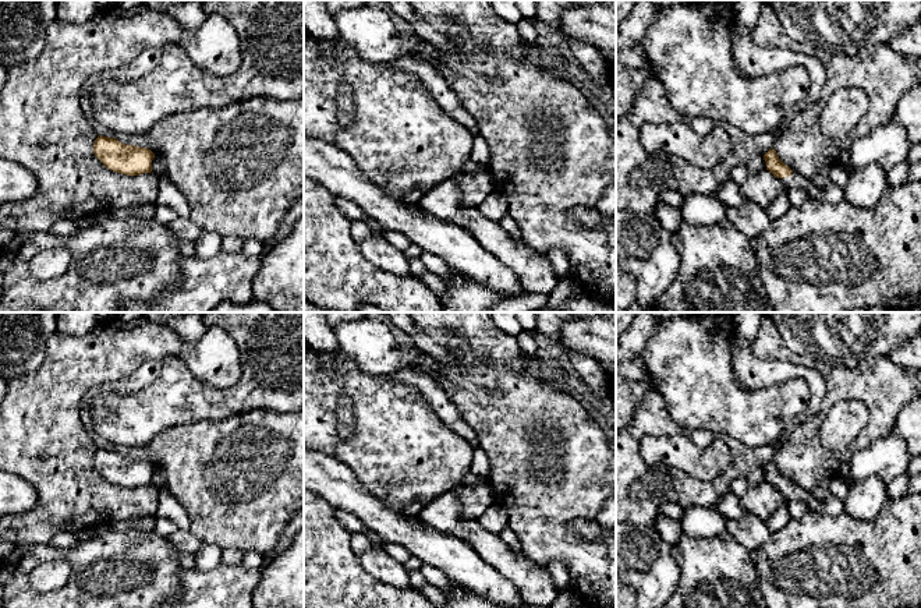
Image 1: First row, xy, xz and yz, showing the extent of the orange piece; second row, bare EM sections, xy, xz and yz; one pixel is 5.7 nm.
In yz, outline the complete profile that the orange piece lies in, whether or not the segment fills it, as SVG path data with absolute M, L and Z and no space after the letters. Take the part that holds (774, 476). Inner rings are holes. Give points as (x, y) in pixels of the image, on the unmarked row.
M773 460L764 467L764 471L766 474L766 482L780 491L787 501L803 501L807 505L807 510L828 516L839 516L844 513L843 499L830 494L819 501L815 492L805 491L784 477Z

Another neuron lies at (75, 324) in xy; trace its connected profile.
M57 312L57 332L64 335L82 336L98 324L96 312Z

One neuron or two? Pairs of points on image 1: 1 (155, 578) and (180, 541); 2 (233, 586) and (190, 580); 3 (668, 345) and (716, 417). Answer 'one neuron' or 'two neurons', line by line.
1: two neurons
2: one neuron
3: one neuron

